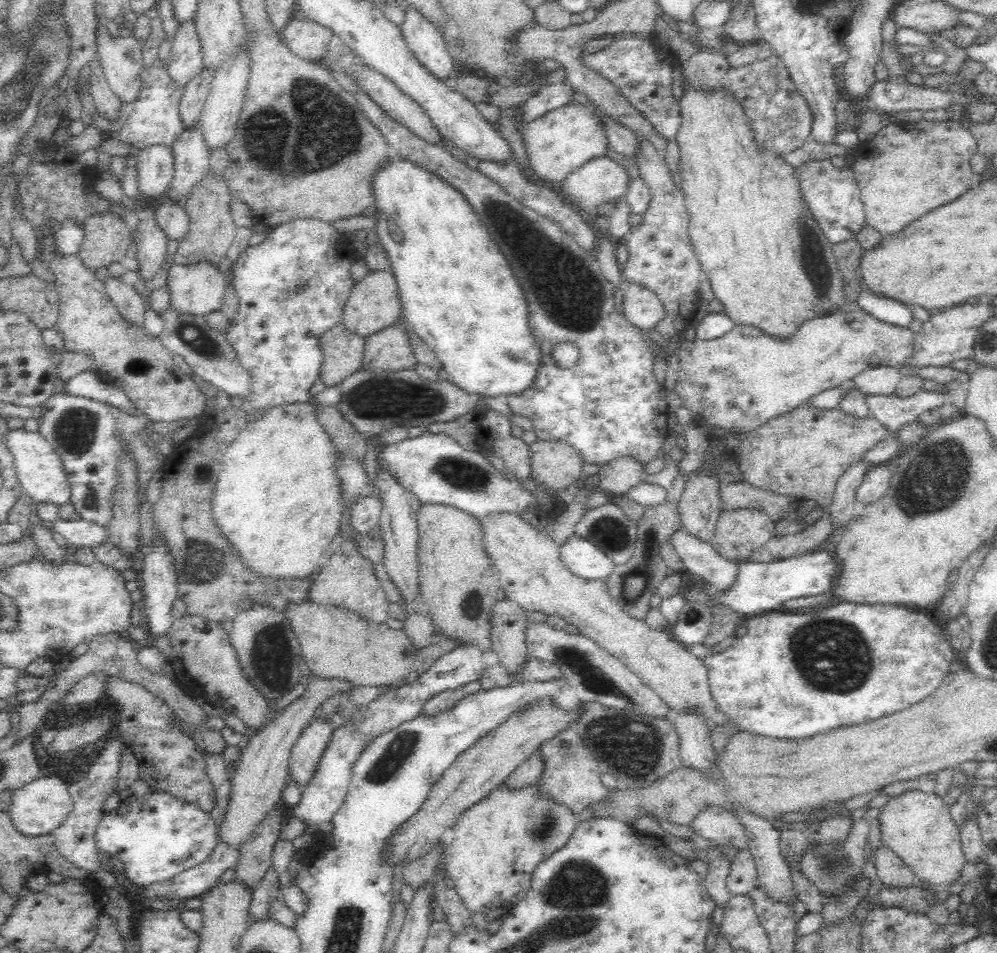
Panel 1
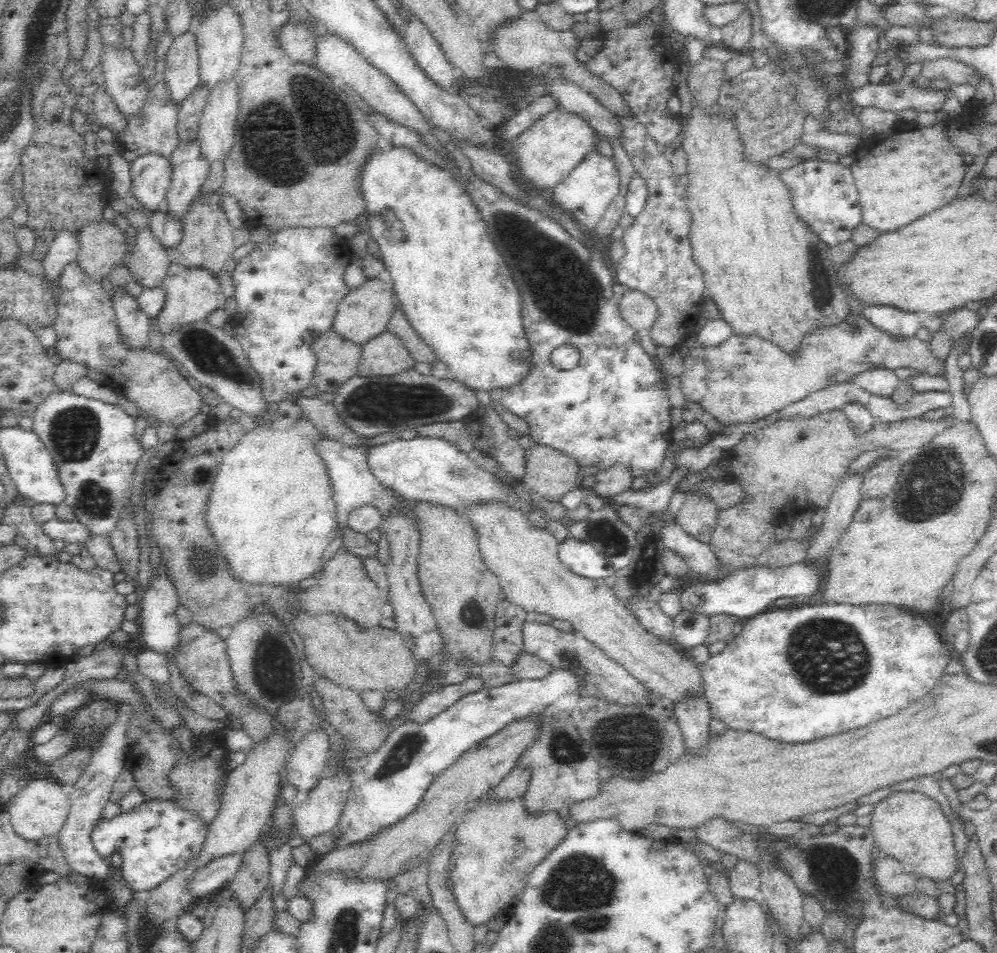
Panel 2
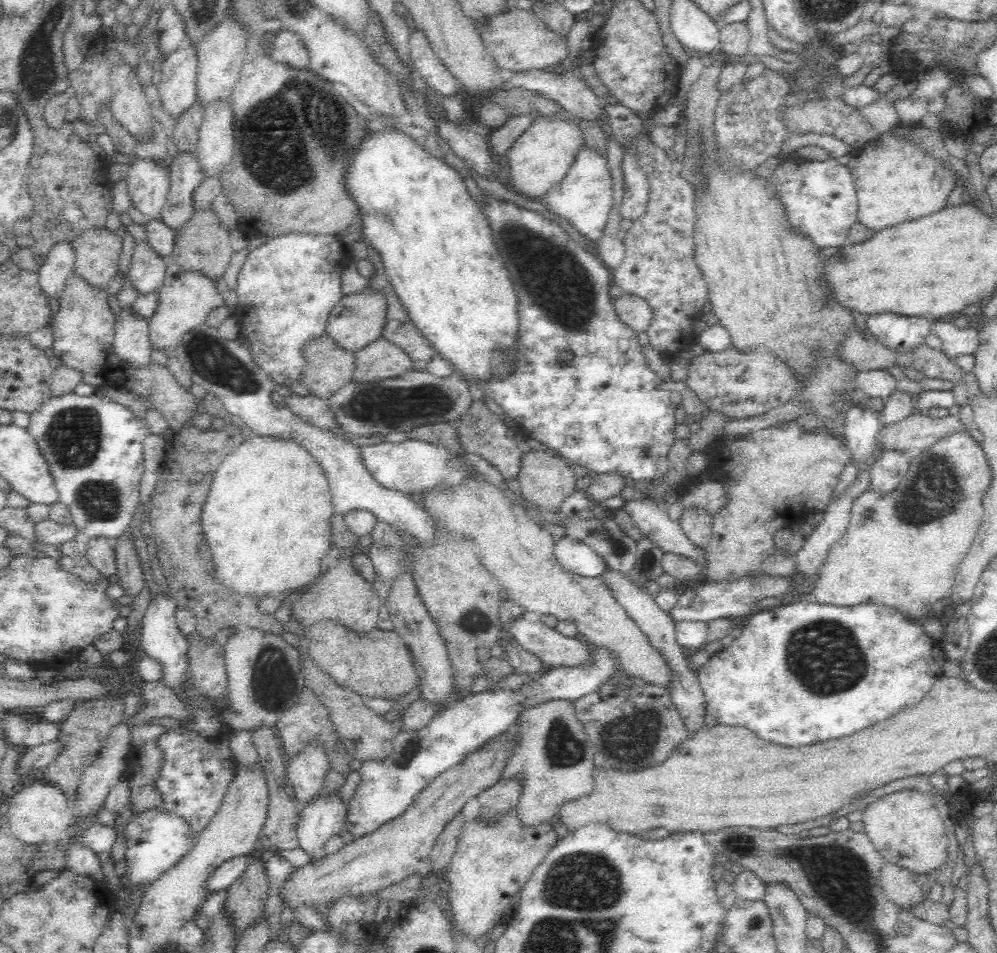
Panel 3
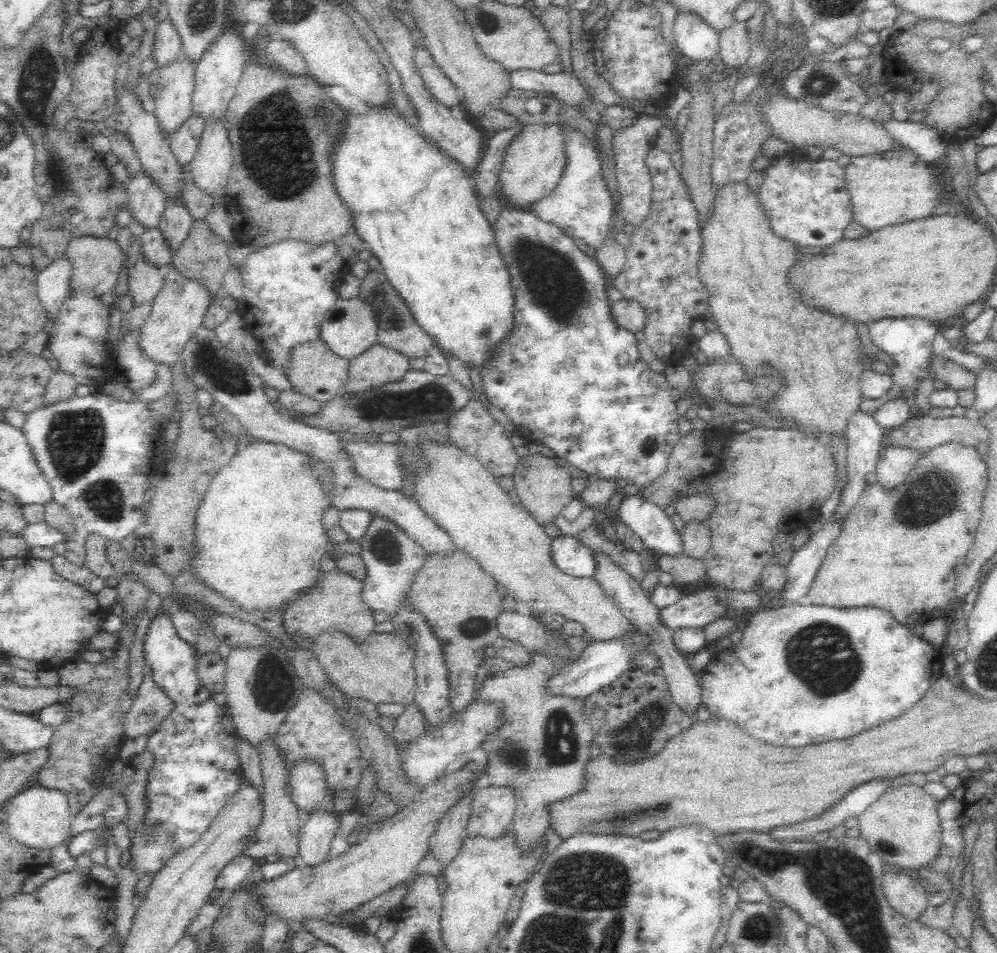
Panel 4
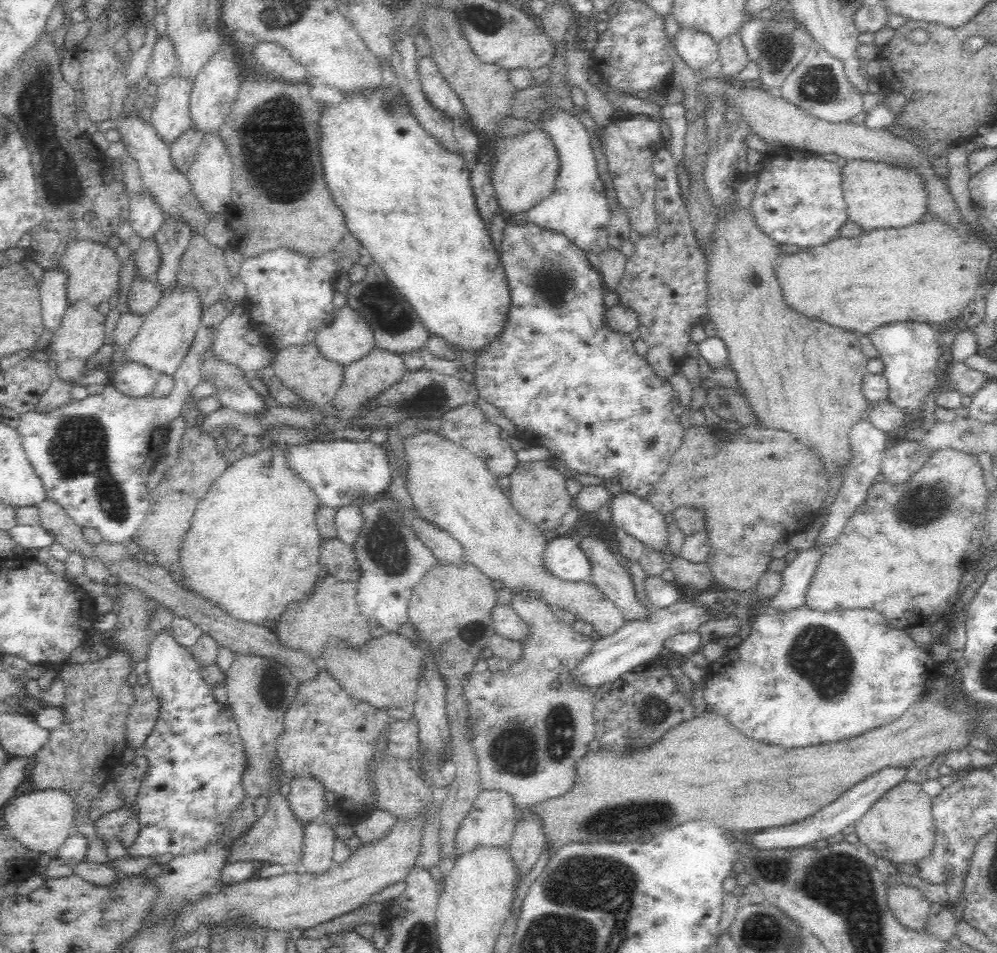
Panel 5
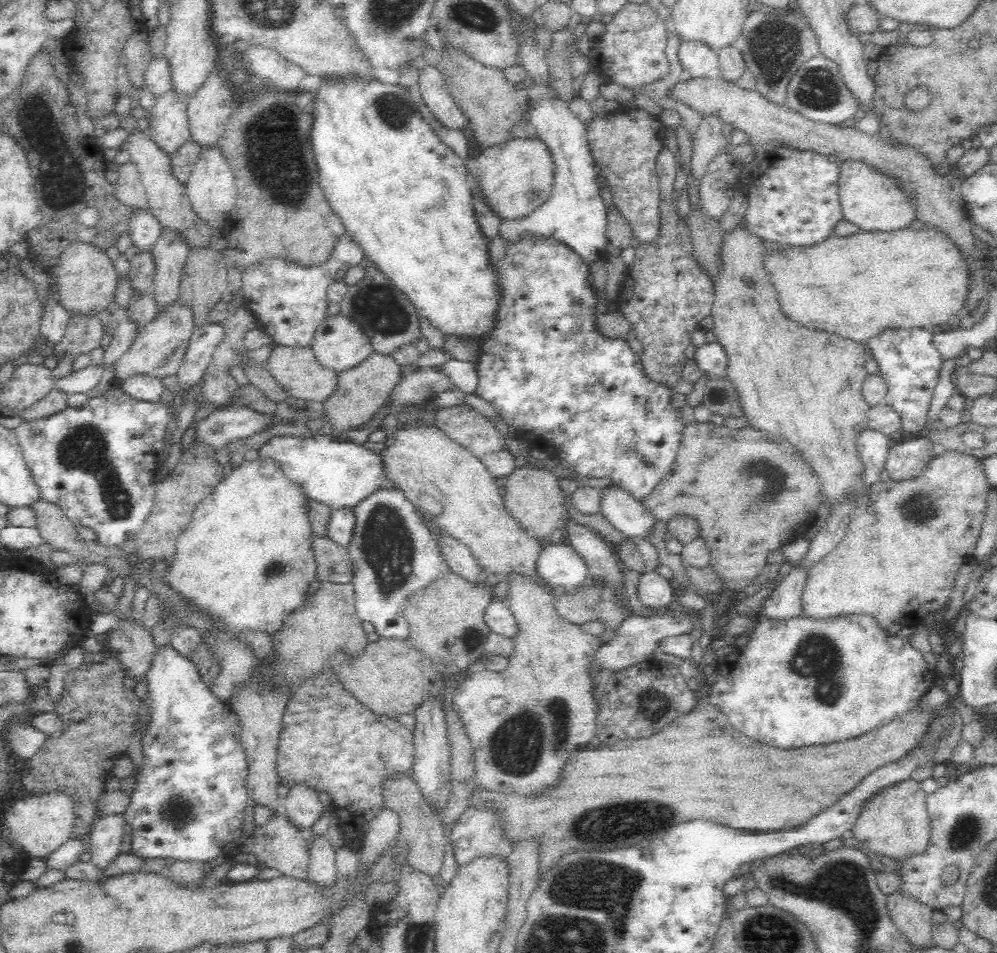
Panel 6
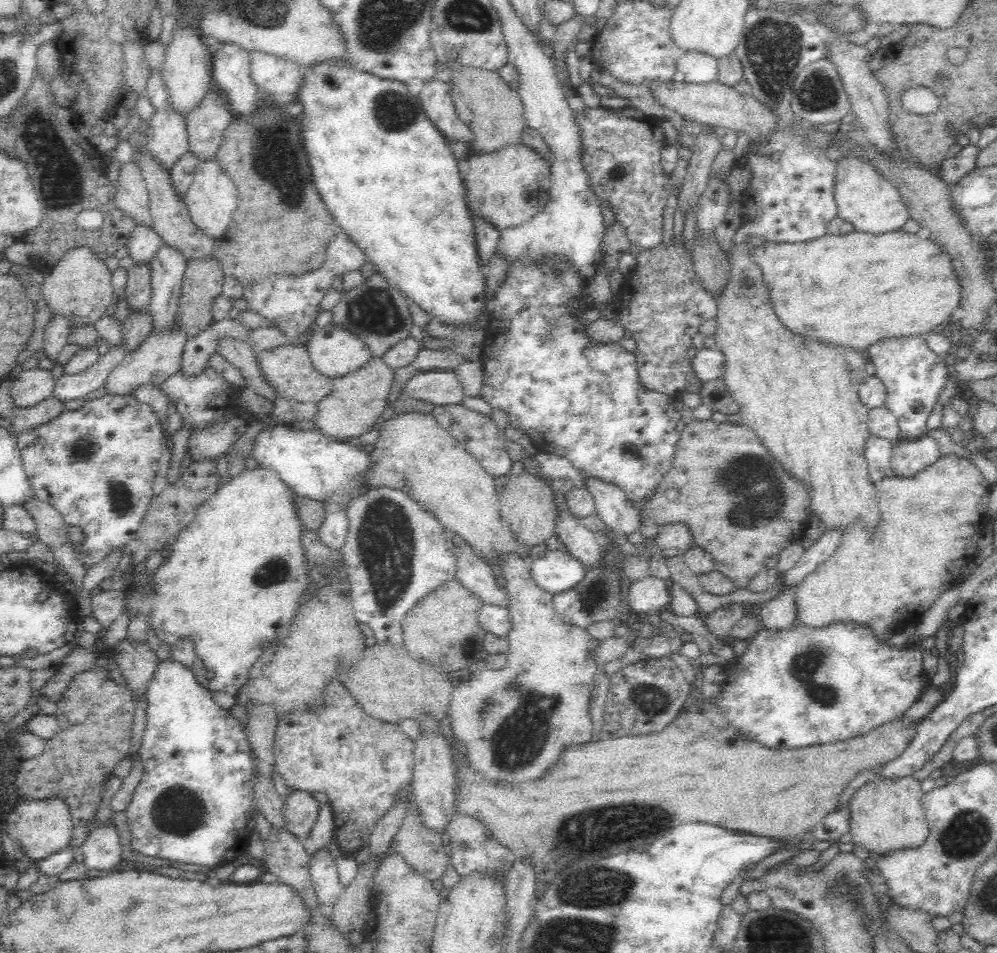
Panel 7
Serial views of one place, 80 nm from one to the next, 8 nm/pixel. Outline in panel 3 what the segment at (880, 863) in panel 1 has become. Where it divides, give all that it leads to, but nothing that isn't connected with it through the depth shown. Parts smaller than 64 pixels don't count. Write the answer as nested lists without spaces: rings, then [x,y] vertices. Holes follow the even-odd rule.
[[[883,859],[879,870],[879,884],[882,893],[891,902],[908,911],[908,907],[918,904],[925,897],[921,888],[916,884],[915,873],[898,863]]]

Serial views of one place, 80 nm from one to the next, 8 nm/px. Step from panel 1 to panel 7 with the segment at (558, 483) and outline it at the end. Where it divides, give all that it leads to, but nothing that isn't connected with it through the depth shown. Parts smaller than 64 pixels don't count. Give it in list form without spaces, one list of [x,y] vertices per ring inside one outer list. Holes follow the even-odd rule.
[[[522,470],[520,474],[508,476],[508,482],[499,494],[499,509],[502,517],[510,521],[510,527],[516,531],[516,535],[521,542],[529,546],[545,544],[554,533],[558,514],[561,513],[556,506],[556,496],[554,496],[554,486],[552,479],[542,475],[536,476],[532,472]]]

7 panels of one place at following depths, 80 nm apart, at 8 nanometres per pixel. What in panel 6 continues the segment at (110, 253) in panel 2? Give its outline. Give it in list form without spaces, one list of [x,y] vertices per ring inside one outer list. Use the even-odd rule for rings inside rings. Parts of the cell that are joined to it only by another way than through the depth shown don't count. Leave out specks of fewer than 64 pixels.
[[[74,241],[68,244],[59,256],[57,264],[47,269],[47,272],[52,281],[58,283],[60,301],[69,313],[82,311],[89,315],[97,315],[114,301],[114,291],[118,284],[114,261],[107,251],[99,250],[91,243]]]

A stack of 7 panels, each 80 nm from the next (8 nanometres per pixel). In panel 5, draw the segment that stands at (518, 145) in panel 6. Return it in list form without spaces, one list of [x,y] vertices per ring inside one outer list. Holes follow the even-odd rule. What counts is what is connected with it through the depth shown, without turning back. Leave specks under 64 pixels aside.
[[[534,126],[523,133],[502,137],[494,145],[496,168],[492,172],[492,185],[496,189],[496,200],[503,215],[524,212],[554,192],[560,170],[560,155],[552,135],[546,129]]]

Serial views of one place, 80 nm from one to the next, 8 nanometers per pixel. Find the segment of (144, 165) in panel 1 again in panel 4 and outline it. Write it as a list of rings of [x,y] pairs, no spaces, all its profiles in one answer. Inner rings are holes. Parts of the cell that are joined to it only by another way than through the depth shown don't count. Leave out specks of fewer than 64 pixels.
[[[140,168],[130,176],[126,196],[131,214],[144,228],[159,224],[166,208],[166,193],[148,171]]]

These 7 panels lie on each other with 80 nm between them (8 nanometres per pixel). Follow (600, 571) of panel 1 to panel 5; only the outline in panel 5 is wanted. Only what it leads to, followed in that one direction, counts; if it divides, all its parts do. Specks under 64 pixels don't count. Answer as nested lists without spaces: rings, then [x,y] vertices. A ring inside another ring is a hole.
[[[566,534],[554,537],[548,544],[544,554],[546,567],[562,579],[580,581],[590,580],[592,563],[587,553],[574,540]]]

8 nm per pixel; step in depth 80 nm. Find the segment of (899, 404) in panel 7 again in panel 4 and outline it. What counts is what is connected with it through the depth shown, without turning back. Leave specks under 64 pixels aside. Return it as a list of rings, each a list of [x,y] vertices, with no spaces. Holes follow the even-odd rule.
[[[884,317],[884,320],[879,318],[866,325],[869,328],[871,342],[896,360],[896,366],[893,366],[890,371],[893,382],[896,382],[897,386],[910,389],[908,399],[912,402],[918,380],[928,378],[929,360],[927,358],[933,353],[932,342],[937,334],[937,324],[920,317]]]

